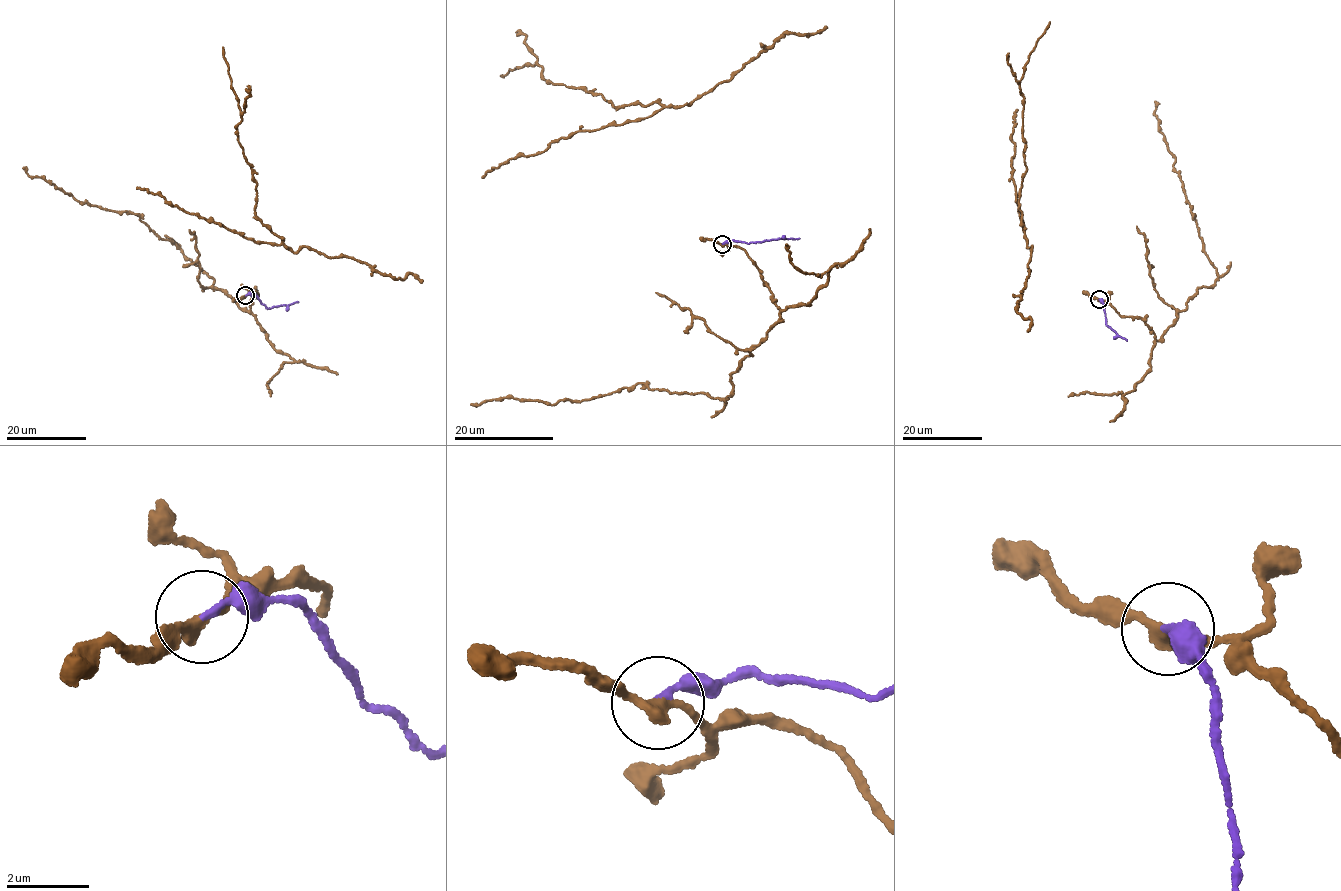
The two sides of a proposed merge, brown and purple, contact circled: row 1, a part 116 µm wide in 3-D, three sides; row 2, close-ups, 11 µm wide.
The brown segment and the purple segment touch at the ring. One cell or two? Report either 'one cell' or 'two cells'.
two cells

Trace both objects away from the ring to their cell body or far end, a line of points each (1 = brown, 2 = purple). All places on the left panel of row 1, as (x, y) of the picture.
1: (245, 295), (257, 293), (246, 311), (212, 286), (214, 280), (138, 215), (81, 204), (23, 168)
2: (245, 295), (253, 293), (268, 308), (299, 302)

